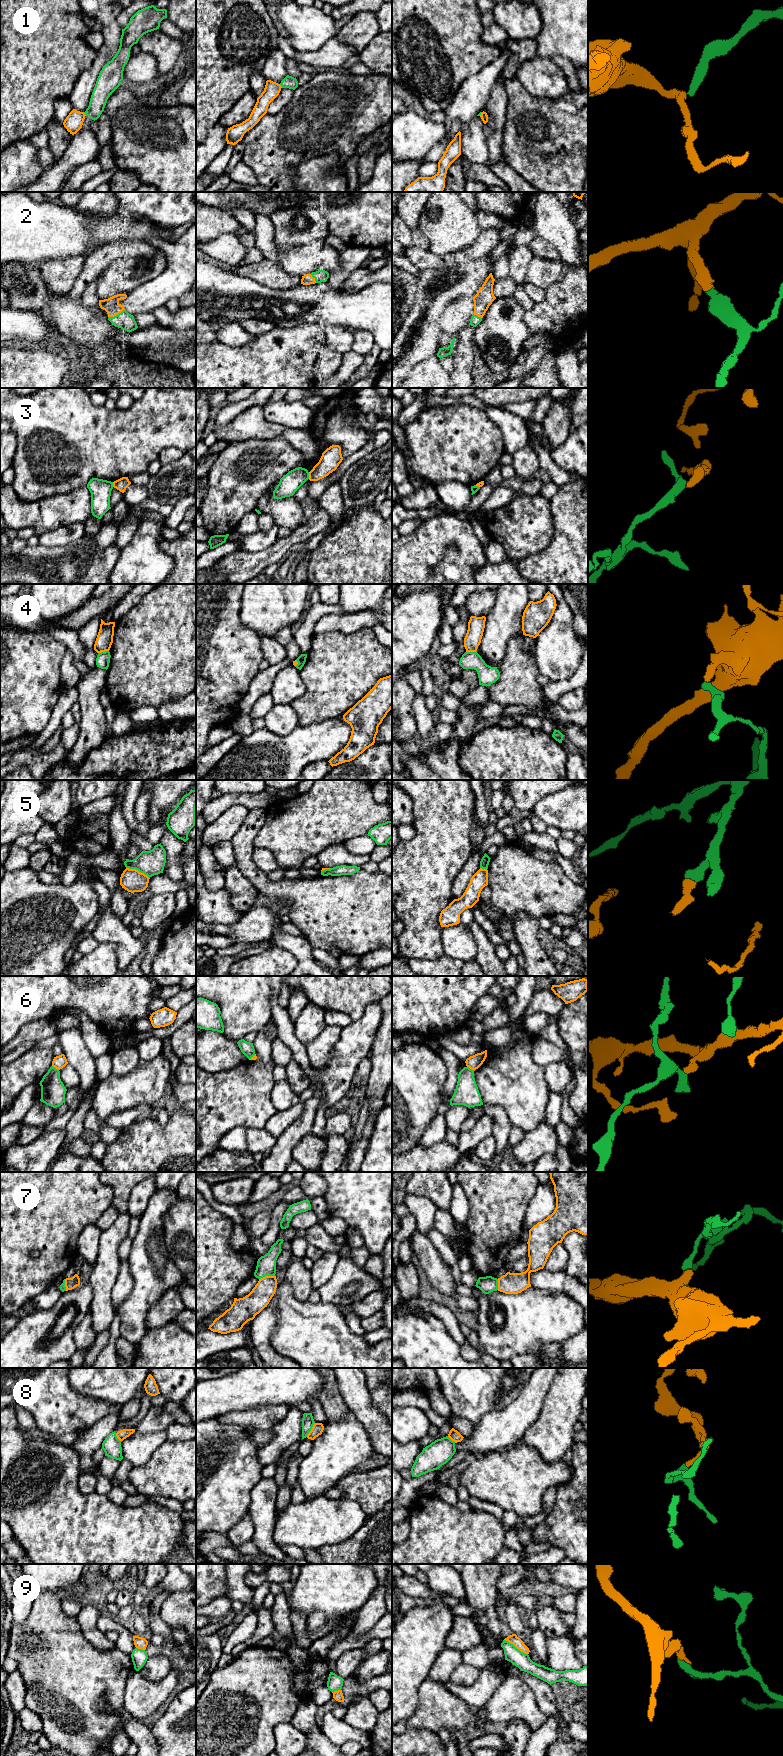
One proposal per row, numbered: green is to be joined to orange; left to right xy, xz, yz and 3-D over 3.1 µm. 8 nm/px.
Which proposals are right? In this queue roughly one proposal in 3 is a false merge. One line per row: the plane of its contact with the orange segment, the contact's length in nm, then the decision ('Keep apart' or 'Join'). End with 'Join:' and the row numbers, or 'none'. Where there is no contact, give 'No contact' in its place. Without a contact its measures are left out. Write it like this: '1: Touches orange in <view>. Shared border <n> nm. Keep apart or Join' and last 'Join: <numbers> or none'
1: Touches orange in xy. Shared border 40 nm. Keep apart
2: Touches orange in xy. Shared border 150 nm. Join
3: Touches orange in xz. Shared border 60 nm. Keep apart
4: Touches orange in xy. Shared border 90 nm. Keep apart
5: Touches orange in xy. Shared border 220 nm. Keep apart
6: Touches orange in yz. Shared border 70 nm. Keep apart
7: Touches orange in xz. Shared border 130 nm. Keep apart
8: Touches orange in xz. Shared border 140 nm. Keep apart
9: Touches orange in yz. Shared border 220 nm. Keep apart
Join: 2

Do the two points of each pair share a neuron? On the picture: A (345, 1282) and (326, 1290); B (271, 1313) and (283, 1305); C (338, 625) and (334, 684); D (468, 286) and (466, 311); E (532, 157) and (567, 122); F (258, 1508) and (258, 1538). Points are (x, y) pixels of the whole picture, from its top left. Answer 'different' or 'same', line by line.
A: same
B: different
C: different
D: different
E: same
F: same

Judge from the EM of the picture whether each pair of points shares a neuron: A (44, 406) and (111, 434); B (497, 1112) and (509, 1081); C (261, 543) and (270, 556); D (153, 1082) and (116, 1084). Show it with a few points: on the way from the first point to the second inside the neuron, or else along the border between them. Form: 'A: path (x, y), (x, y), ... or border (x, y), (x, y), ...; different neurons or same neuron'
A: path (61, 423), (72, 434), (94, 434); same neuron
B: border (483, 1103), (500, 1106), (512, 1125); different neurons
C: border (278, 539), (263, 550), (243, 551), (241, 549); different neurons
D: path (144, 1084), (125, 1084); same neuron

